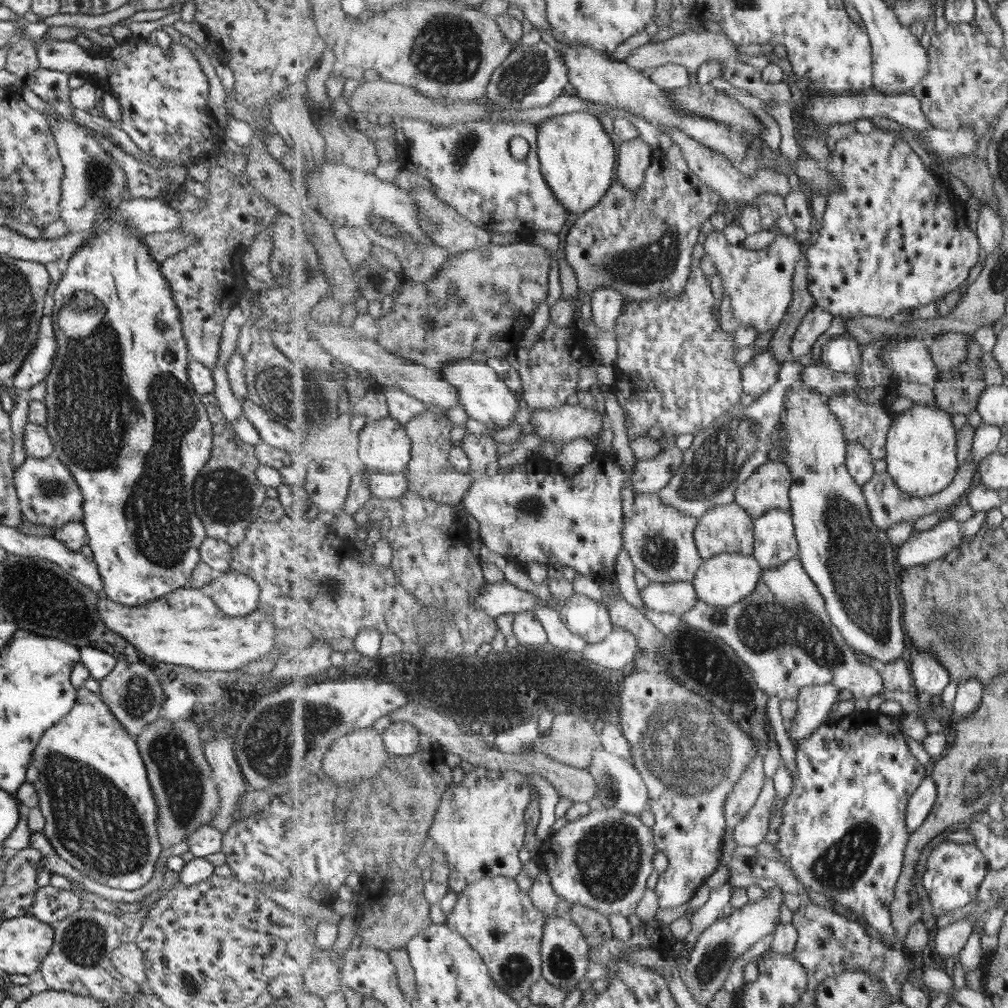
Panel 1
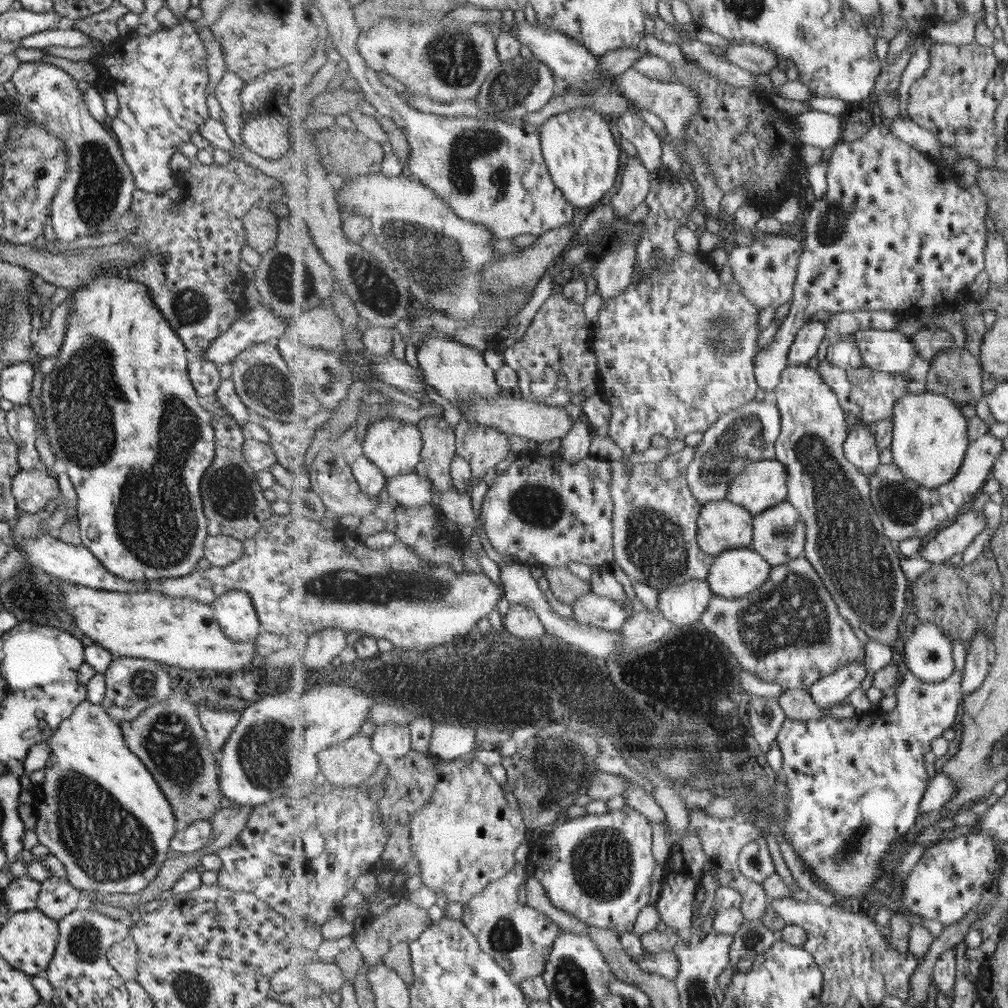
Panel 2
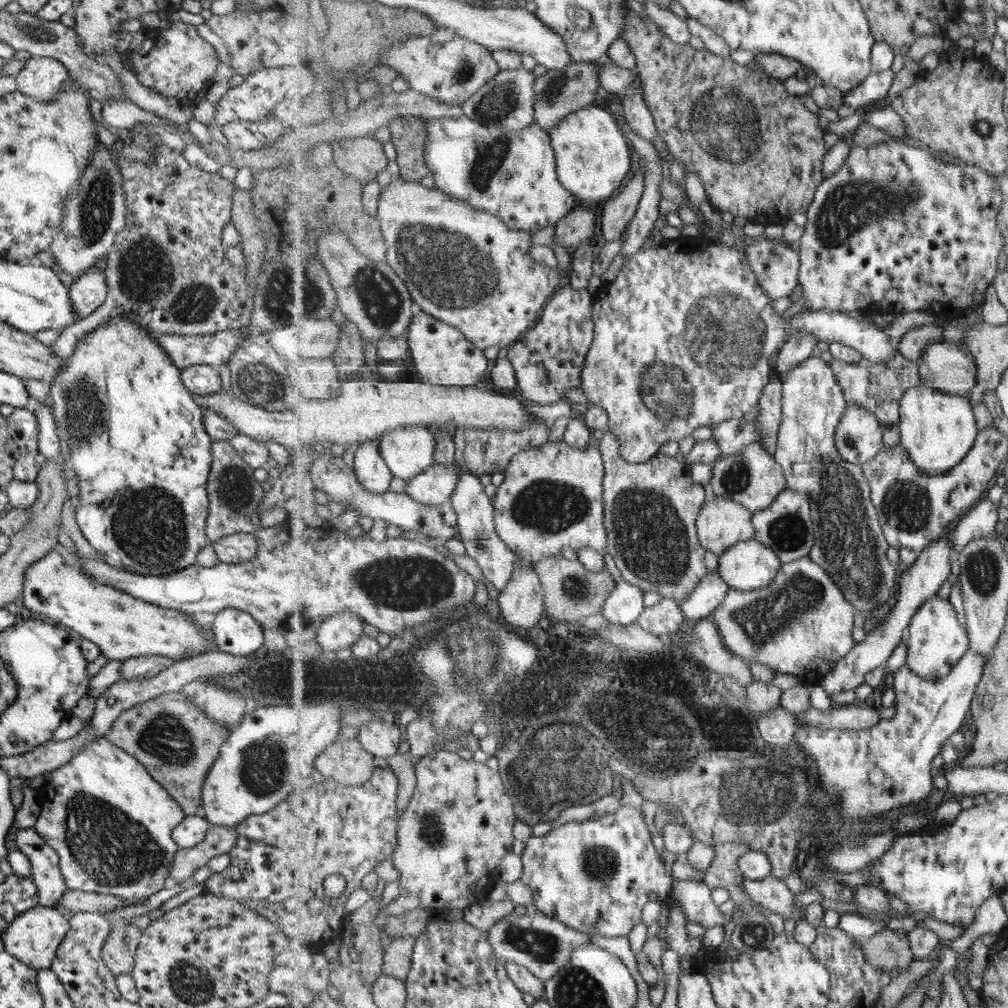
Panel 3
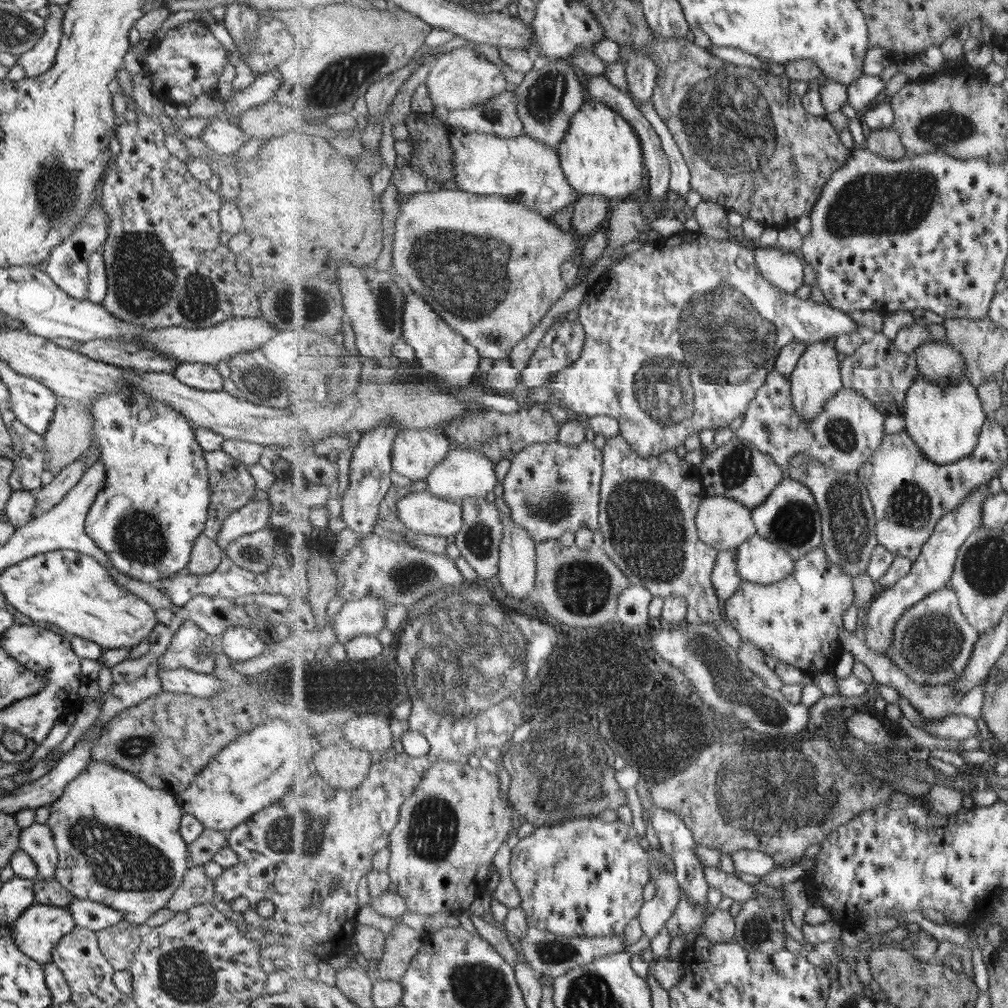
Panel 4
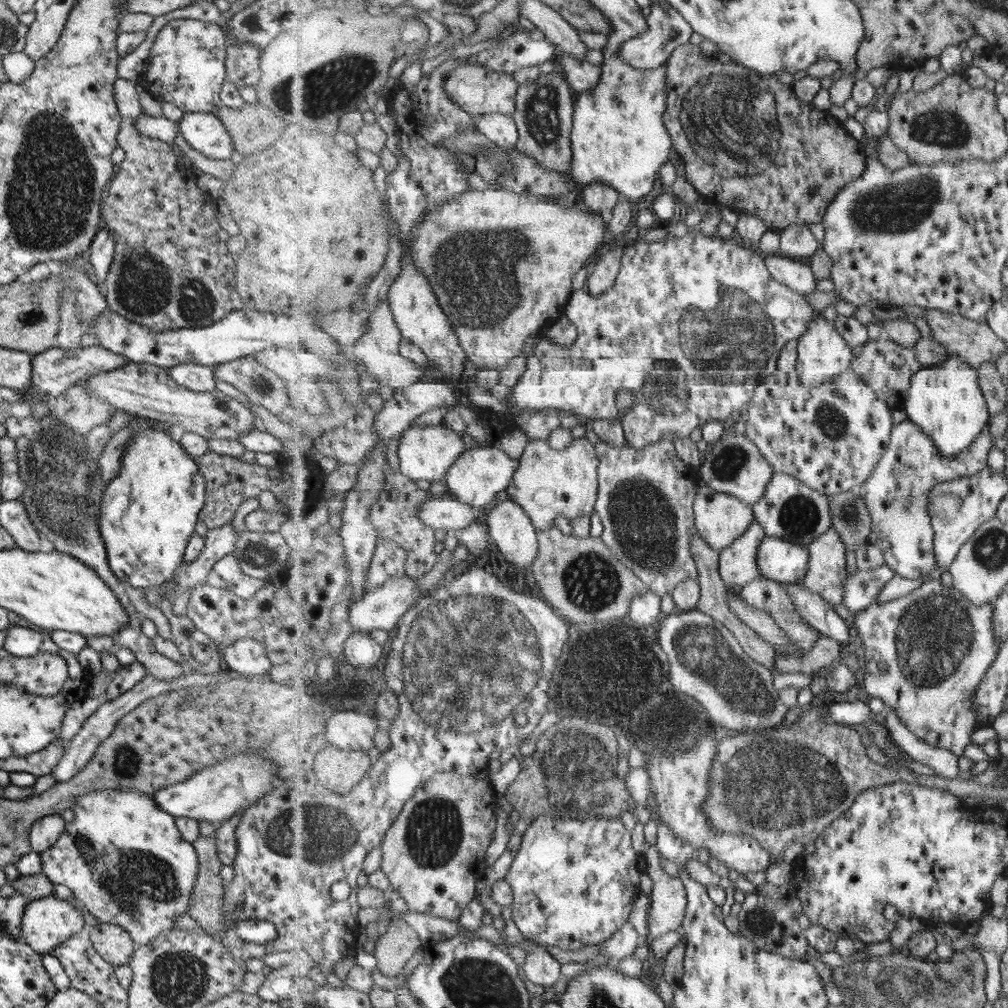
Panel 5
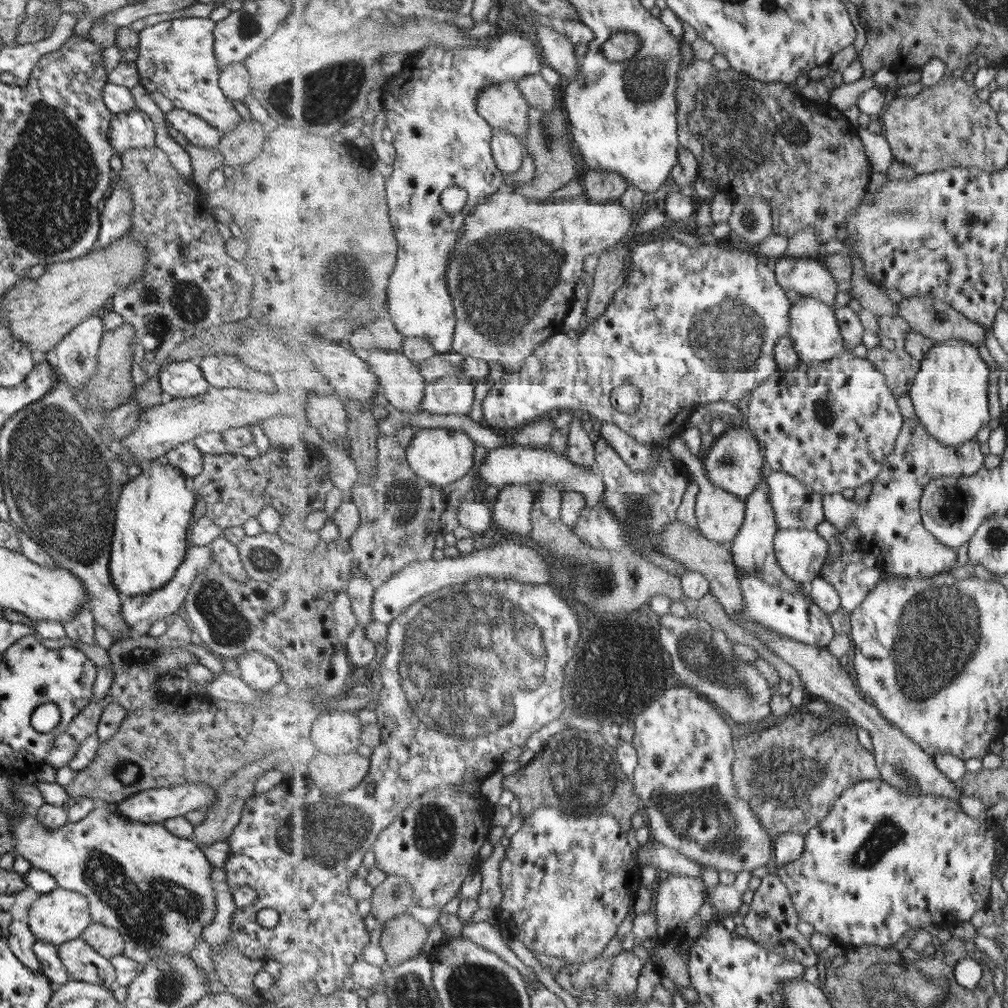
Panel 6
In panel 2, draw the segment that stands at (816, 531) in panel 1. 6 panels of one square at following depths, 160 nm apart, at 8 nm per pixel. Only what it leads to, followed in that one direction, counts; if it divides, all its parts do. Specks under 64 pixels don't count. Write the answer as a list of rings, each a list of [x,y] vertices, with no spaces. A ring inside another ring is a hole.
[[[807,365],[796,366],[794,368],[787,368],[782,375],[781,383],[775,389],[776,402],[782,416],[782,432],[779,440],[776,443],[776,455],[779,462],[784,463],[788,467],[788,501],[793,504],[801,513],[803,520],[807,527],[807,544],[805,556],[812,562],[812,565],[817,569],[821,575],[821,579],[827,589],[830,590],[836,603],[840,606],[841,614],[852,624],[853,628],[857,626],[862,629],[867,636],[877,640],[877,642],[892,648],[897,644],[899,636],[906,638],[905,627],[901,629],[901,622],[905,623],[905,615],[909,613],[911,607],[911,583],[909,581],[909,574],[905,574],[905,570],[901,570],[901,556],[898,558],[898,553],[895,552],[891,539],[885,532],[884,522],[880,514],[876,511],[872,501],[872,486],[870,478],[862,473],[862,470],[855,466],[845,454],[844,446],[848,438],[847,424],[845,424],[844,407],[841,406],[838,394],[833,390],[832,386],[825,384],[823,376],[817,372],[815,368],[809,368]]]

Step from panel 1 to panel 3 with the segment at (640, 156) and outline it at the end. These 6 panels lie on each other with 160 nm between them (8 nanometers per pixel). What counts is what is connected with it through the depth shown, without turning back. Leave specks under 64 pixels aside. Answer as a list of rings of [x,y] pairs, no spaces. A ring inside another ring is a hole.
[[[635,173],[628,179],[626,187],[604,205],[602,210],[602,227],[599,236],[608,240],[621,239],[635,218],[640,200],[645,190],[645,175]]]

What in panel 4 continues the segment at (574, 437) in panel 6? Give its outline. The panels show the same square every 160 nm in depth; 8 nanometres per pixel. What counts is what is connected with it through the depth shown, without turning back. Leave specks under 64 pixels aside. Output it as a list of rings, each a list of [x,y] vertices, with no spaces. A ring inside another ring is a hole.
[[[558,441],[533,444],[512,459],[512,467],[501,482],[503,497],[512,510],[516,523],[524,526],[537,543],[557,540],[563,532],[577,532],[587,526],[593,532],[600,527],[600,492],[604,477],[604,454],[595,444],[583,442],[579,445],[565,445]]]

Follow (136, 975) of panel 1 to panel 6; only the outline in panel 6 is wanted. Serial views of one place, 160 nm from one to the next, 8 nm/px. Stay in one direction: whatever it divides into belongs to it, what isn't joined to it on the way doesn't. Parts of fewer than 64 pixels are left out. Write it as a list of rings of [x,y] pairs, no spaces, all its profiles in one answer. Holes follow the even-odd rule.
[[[90,923],[85,930],[81,931],[79,937],[107,960],[122,954],[124,942],[121,935],[101,924]]]

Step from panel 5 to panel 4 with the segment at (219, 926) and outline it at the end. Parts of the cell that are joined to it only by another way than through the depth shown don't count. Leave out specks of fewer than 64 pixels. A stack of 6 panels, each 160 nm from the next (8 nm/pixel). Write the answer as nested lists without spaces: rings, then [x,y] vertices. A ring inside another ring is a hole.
[[[203,864],[189,867],[182,883],[169,897],[164,908],[173,912],[189,910],[191,906],[209,903],[214,893],[213,879],[205,875]]]

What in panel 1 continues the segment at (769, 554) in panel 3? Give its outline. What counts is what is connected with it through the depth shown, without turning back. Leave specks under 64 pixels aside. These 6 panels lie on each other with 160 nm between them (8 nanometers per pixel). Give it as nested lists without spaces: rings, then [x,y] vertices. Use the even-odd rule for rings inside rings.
[[[721,553],[704,561],[693,579],[693,586],[697,591],[698,600],[720,606],[720,608],[730,607],[753,594],[760,585],[763,574],[764,568],[754,555]]]

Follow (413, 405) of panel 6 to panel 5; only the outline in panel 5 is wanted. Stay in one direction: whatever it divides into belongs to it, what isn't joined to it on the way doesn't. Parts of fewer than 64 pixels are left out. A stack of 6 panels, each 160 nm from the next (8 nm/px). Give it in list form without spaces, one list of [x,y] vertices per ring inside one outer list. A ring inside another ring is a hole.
[[[389,298],[381,300],[366,319],[369,329],[367,329],[367,333],[359,339],[359,343],[350,349],[349,353],[351,356],[361,359],[366,367],[366,372],[375,374],[378,380],[379,374],[381,374],[380,383],[391,386],[392,393],[406,386],[419,383],[419,378],[421,378],[421,374],[423,374],[423,371],[426,371],[426,369],[419,366],[417,362],[401,356],[400,345],[403,337],[401,331],[399,331],[399,327],[397,327],[397,323],[395,323],[395,315],[393,315],[393,311],[391,311]]]

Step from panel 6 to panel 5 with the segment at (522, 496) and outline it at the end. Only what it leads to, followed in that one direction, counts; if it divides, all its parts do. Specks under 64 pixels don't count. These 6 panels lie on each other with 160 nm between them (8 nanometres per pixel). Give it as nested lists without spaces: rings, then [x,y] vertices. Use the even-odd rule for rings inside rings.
[[[508,498],[486,510],[486,522],[491,538],[507,562],[525,568],[528,574],[537,558],[537,528],[528,512],[518,502]]]

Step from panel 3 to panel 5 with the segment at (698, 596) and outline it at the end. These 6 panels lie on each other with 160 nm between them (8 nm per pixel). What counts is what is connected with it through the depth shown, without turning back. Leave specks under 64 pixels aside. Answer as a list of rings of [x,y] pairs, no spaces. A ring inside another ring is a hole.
[[[755,519],[745,534],[720,551],[721,578],[728,587],[743,588],[763,577],[758,565],[758,550],[765,537],[761,523]]]

